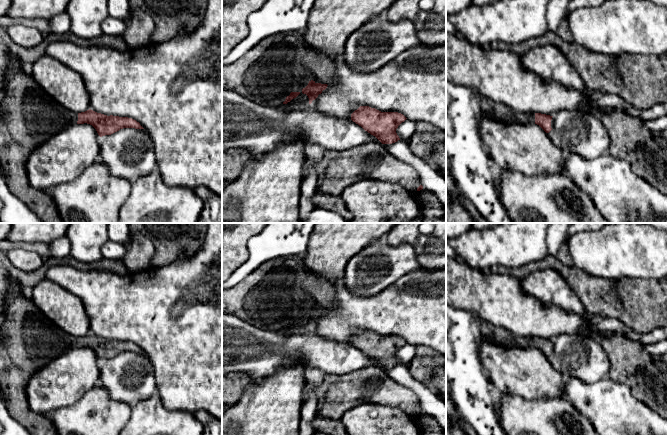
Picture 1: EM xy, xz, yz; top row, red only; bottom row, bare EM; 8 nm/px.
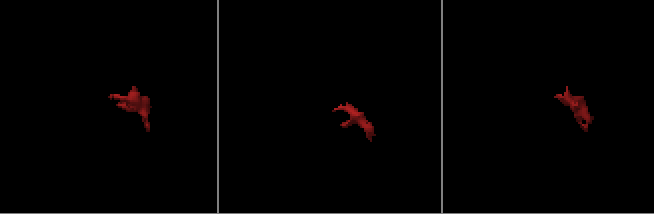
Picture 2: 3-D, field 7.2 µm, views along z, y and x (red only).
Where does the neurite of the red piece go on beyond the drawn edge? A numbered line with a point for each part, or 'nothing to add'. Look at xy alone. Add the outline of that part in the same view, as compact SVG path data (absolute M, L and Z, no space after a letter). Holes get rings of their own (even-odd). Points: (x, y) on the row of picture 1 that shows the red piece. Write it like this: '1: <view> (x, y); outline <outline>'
1: xy (28, 116); outline M16 57L10 58L10 67L4 79L4 98L0 101L0 165L11 192L27 205L43 223L63 223L53 198L47 191L33 188L27 178L26 162L29 155L44 141L58 132L77 124L78 113L58 104L45 93L33 76L23 71L23 66Z

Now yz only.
1: yz (497, 111); outline M480 95L482 113L494 121L504 124L533 124L535 113L515 111L509 106Z

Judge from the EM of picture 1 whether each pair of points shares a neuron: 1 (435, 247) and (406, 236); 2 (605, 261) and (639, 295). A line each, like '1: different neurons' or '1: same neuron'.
1: same neuron
2: different neurons

